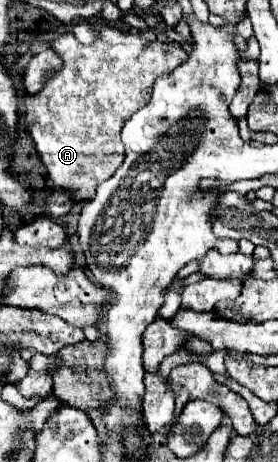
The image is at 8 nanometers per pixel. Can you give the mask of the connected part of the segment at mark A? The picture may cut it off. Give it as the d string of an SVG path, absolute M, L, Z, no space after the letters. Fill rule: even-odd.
M101 20L93 24L99 28L101 38L91 46L79 44L71 32L65 32L51 42L51 50L59 54L63 64L55 72L55 76L51 76L45 82L45 88L39 94L25 96L25 124L35 144L35 150L41 162L45 164L47 174L53 180L53 184L57 188L69 190L75 202L91 200L95 196L97 186L105 182L107 178L111 178L111 174L115 174L115 170L123 164L125 148L119 136L123 124L139 108L147 104L147 100L151 98L153 82L159 76L169 74L171 70L175 70L179 64L187 60L187 52L175 42L149 40L135 32L123 32L117 28L109 28Z

